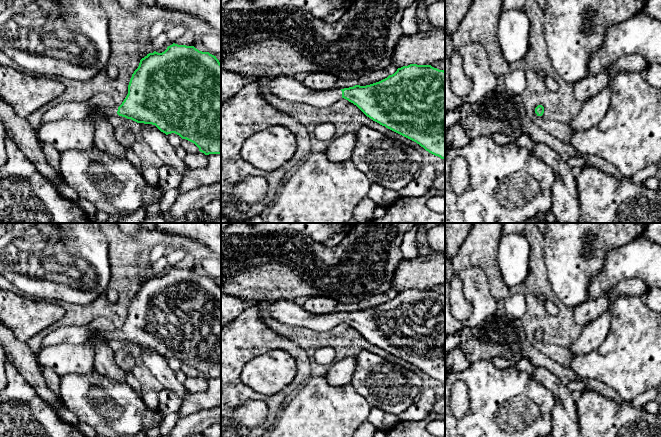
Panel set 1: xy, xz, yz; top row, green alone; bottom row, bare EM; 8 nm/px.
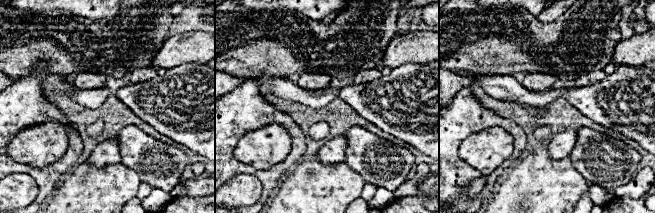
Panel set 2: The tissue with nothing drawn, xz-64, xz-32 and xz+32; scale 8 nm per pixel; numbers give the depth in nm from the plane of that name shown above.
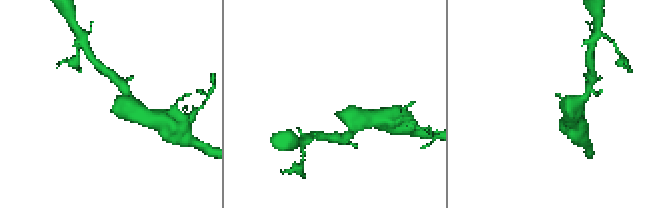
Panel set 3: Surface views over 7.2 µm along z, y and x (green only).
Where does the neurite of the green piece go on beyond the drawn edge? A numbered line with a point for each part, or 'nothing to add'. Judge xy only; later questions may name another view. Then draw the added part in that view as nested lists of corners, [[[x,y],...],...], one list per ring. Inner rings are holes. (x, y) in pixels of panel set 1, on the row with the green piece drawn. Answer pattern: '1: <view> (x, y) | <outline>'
1: xy (100, 103) | [[[97,94],[82,102],[65,102],[48,109],[42,116],[41,124],[60,120],[88,120],[92,113],[101,113],[107,118],[117,115],[118,106],[111,97]]]

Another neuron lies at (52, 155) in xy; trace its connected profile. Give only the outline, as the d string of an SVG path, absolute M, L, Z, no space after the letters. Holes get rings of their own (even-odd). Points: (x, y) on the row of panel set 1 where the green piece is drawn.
M40 142L42 144L41 148L45 155L45 158L49 165L56 169L59 173L59 166L60 166L60 152L55 149L51 144Z

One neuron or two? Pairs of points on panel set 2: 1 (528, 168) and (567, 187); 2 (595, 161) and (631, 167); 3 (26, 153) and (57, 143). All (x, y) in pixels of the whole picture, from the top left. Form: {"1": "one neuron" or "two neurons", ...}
{"1": "one neuron", "2": "one neuron", "3": "one neuron"}

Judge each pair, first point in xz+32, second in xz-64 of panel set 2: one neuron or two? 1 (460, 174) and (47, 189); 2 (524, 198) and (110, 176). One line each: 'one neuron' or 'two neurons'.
1: one neuron
2: one neuron

